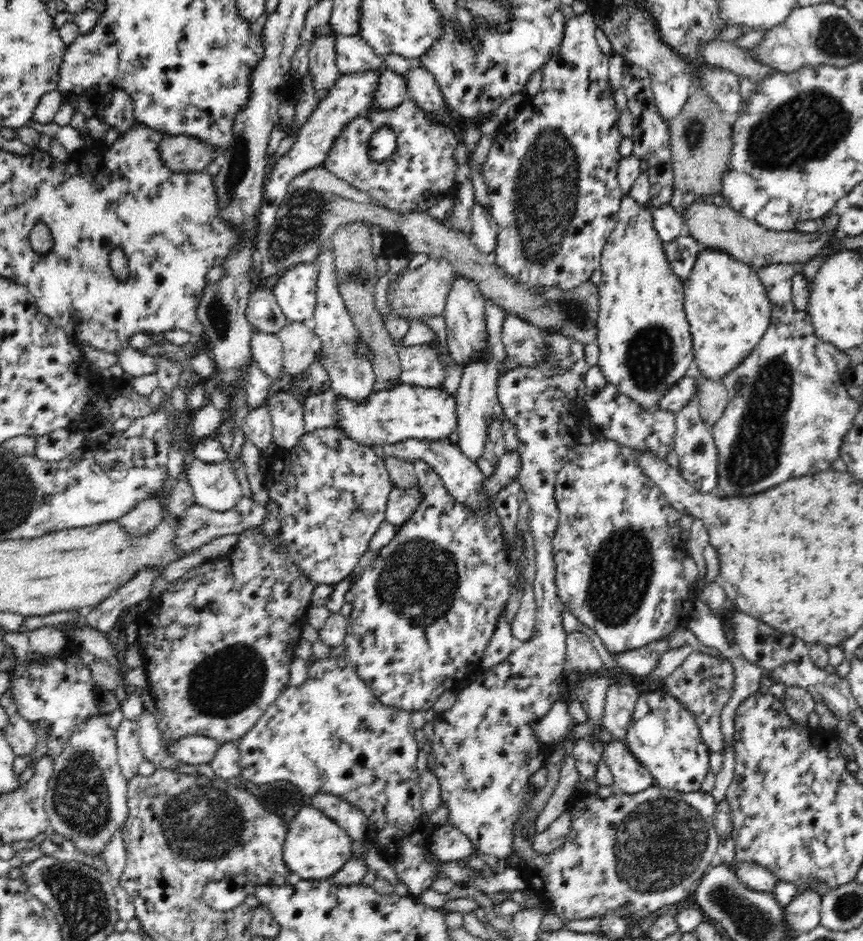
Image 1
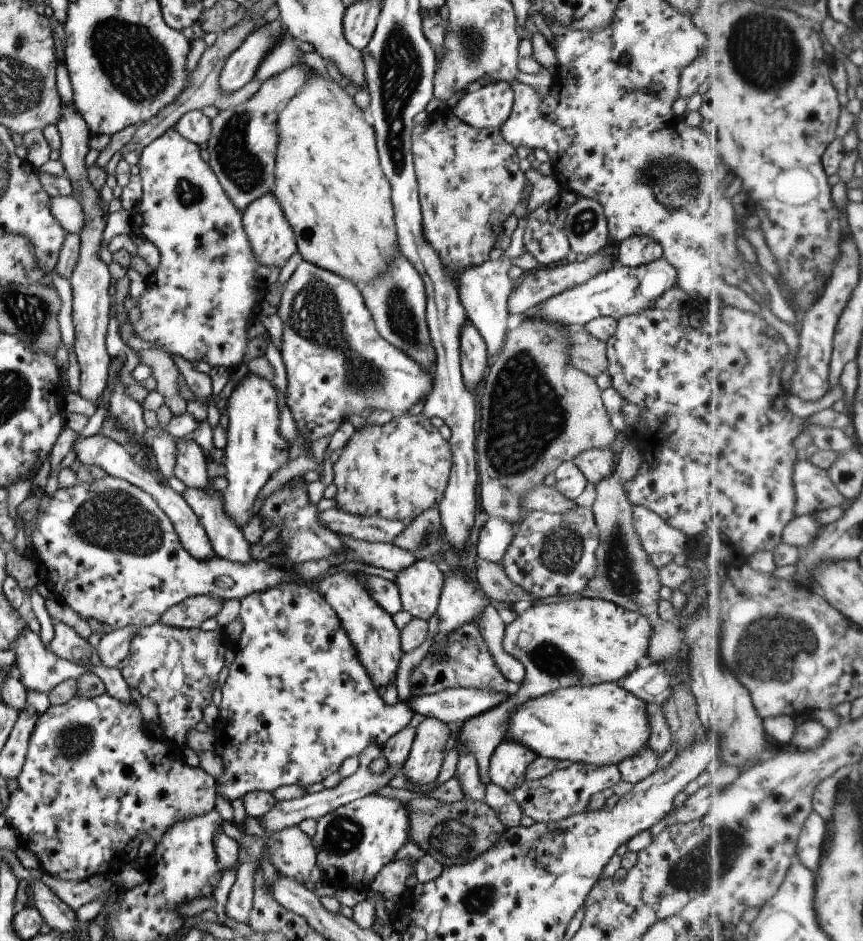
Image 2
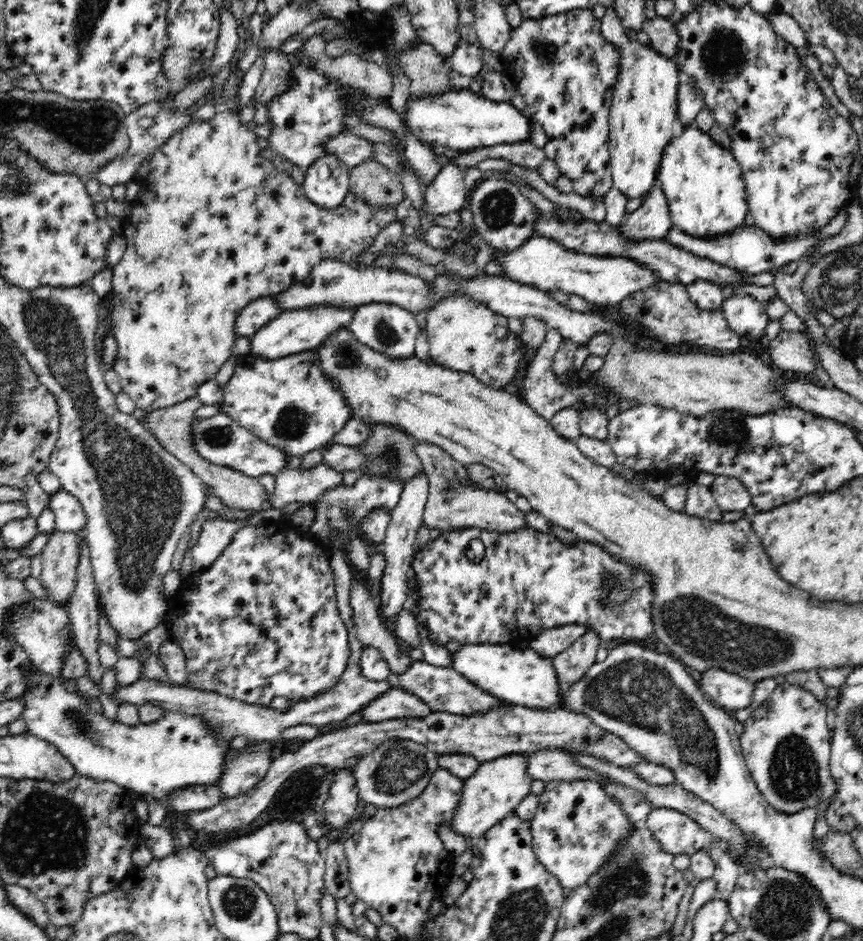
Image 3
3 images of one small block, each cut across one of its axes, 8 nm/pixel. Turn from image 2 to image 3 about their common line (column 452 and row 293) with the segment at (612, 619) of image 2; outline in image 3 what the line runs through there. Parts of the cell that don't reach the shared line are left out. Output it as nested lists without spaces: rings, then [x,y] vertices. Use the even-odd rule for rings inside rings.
[[[748,294],[726,296],[720,309],[734,332],[752,340],[762,339],[771,321],[763,303]]]

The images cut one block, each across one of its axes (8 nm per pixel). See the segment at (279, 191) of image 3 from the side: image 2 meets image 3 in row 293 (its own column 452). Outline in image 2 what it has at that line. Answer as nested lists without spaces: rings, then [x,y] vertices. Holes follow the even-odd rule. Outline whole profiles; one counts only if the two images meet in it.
[[[435,110],[432,114],[428,114],[425,121],[422,121],[412,130],[412,150],[413,150],[413,163],[419,188],[419,203],[421,206],[422,212],[422,228],[424,228],[424,238],[426,238],[426,242],[430,242],[430,246],[438,252],[438,256],[440,256],[440,260],[442,260],[442,264],[444,264],[444,268],[446,268],[446,272],[452,276],[457,282],[456,276],[464,270],[464,268],[468,268],[468,266],[479,266],[482,262],[489,259],[490,251],[495,248],[496,240],[504,233],[504,222],[506,222],[506,218],[508,218],[514,208],[520,204],[520,202],[524,202],[530,196],[530,190],[528,190],[528,184],[526,184],[526,177],[524,177],[524,173],[520,171],[520,159],[516,154],[516,148],[514,146],[508,144],[506,140],[504,140],[504,136],[502,136],[501,128],[474,128],[474,126],[470,126],[466,124],[463,120],[460,120],[453,112],[438,112],[440,110]]]

